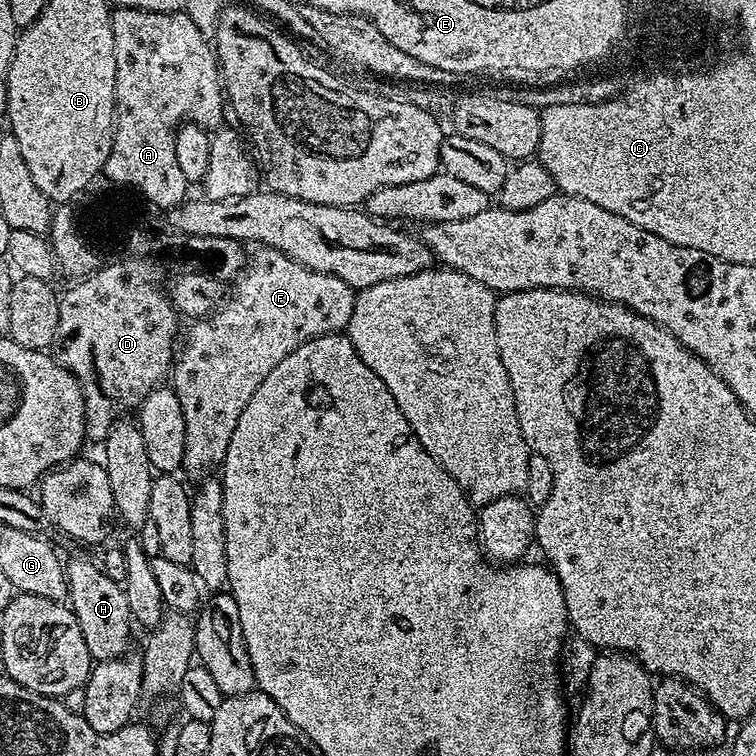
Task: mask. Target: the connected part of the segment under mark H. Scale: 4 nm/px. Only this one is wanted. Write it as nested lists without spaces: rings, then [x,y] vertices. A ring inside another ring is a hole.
[[[76,556],[66,564],[68,573],[68,600],[72,613],[78,618],[82,638],[86,638],[86,650],[93,661],[118,658],[129,651],[128,639],[132,636],[134,621],[126,594],[119,579],[111,580],[98,565],[84,556]]]

